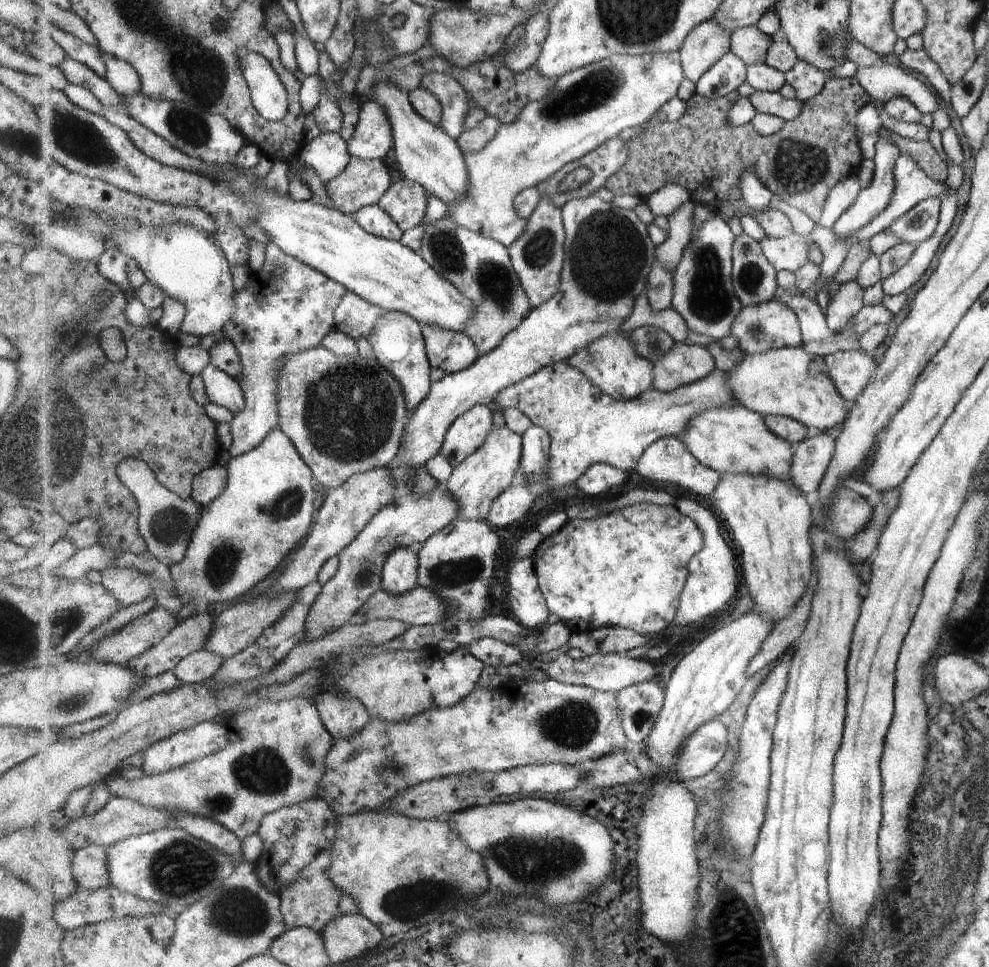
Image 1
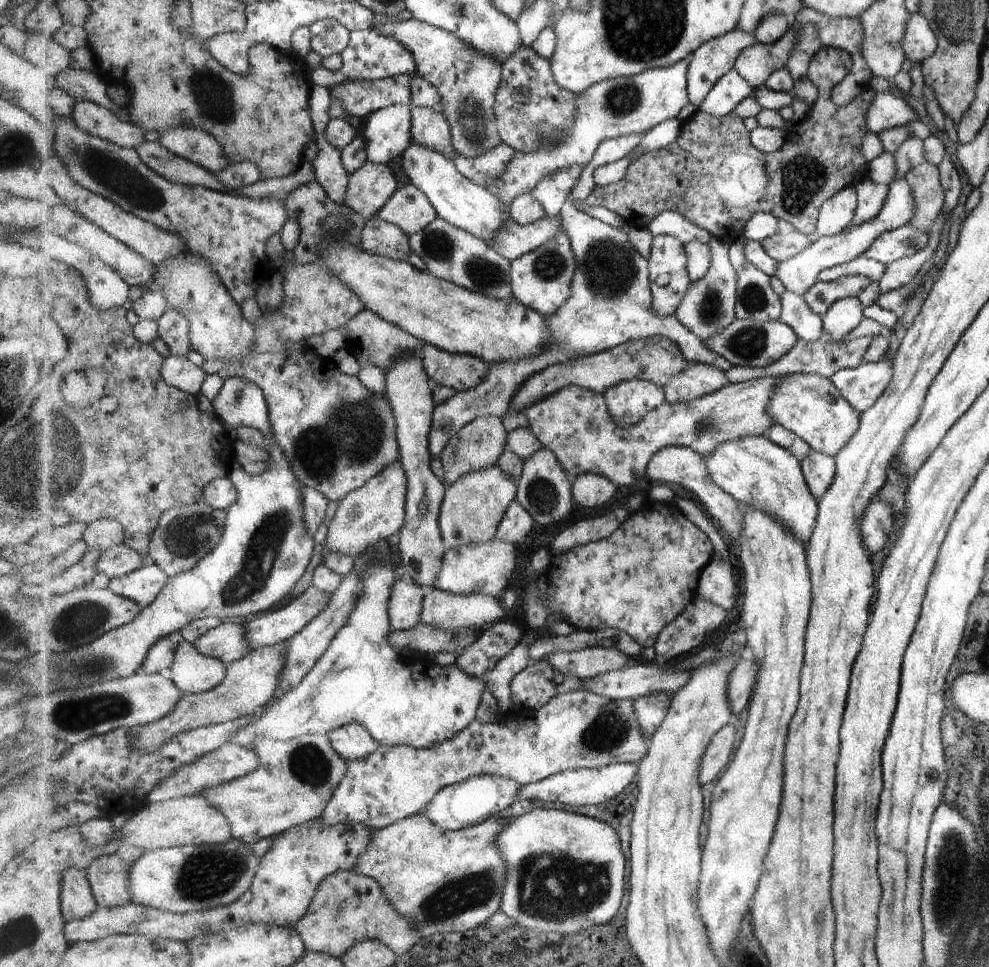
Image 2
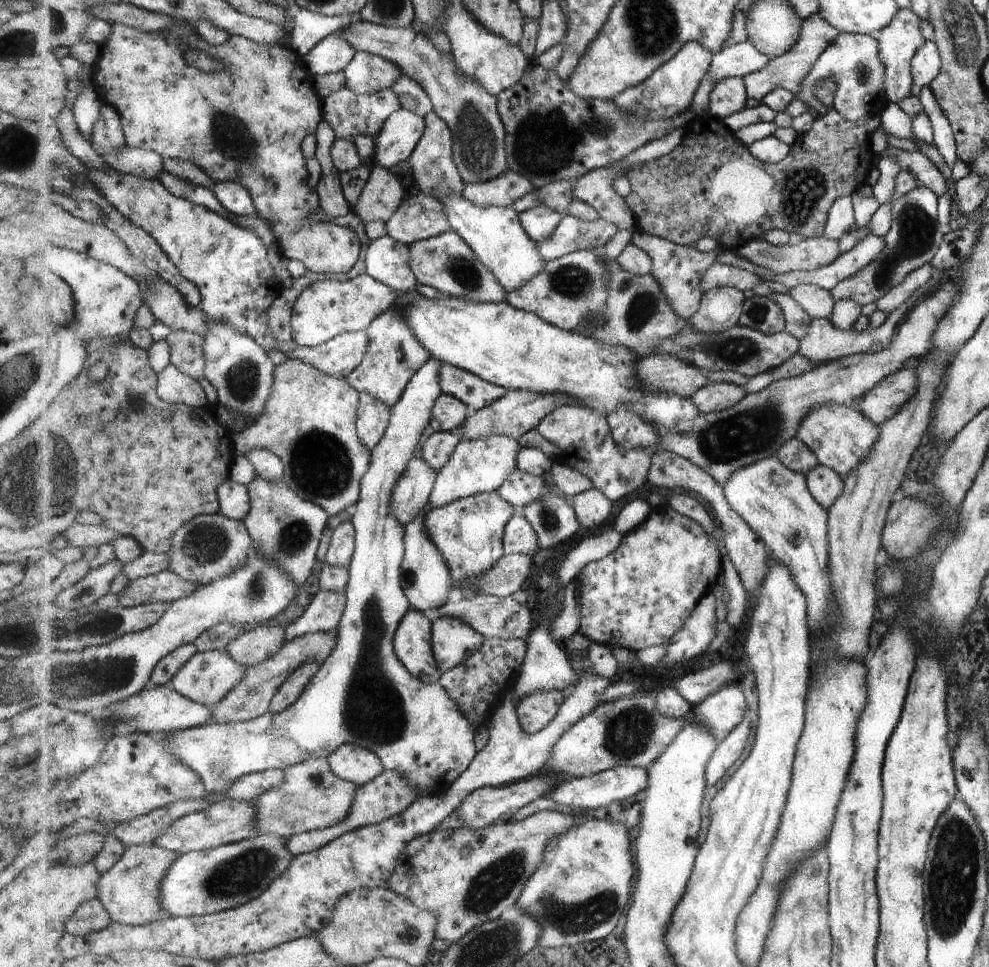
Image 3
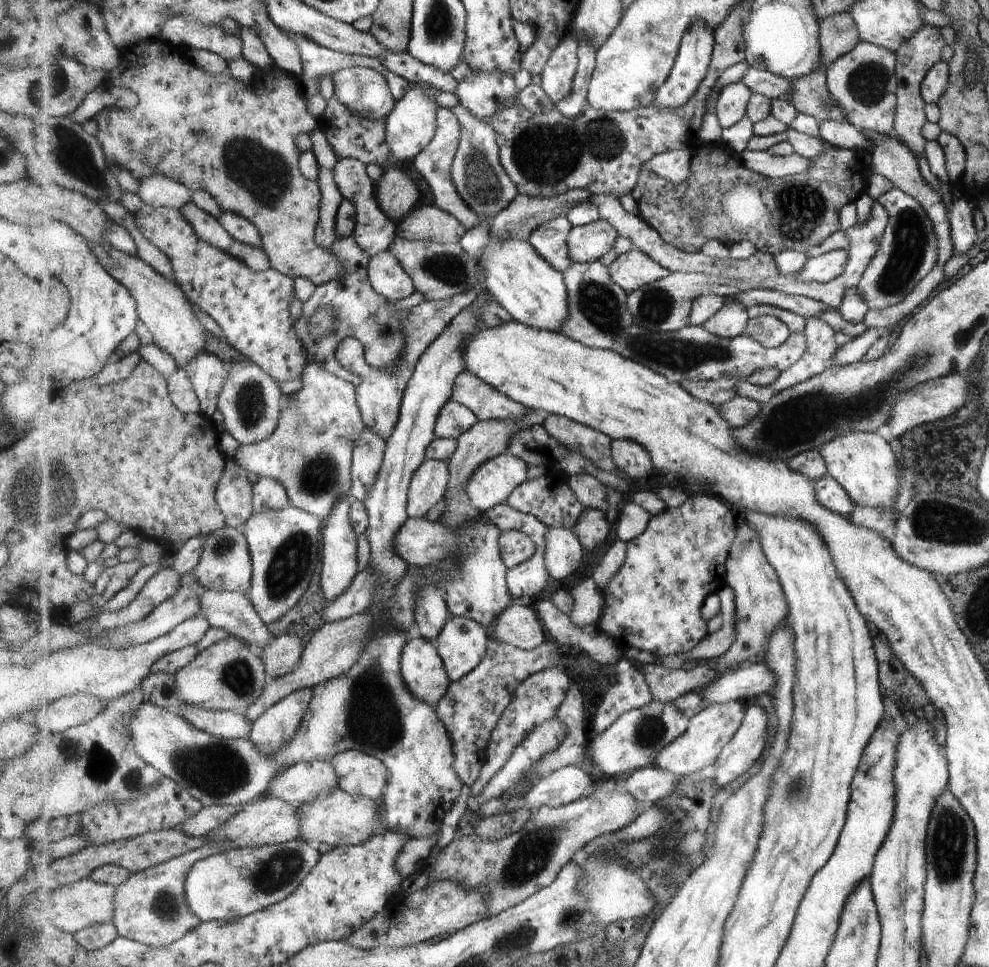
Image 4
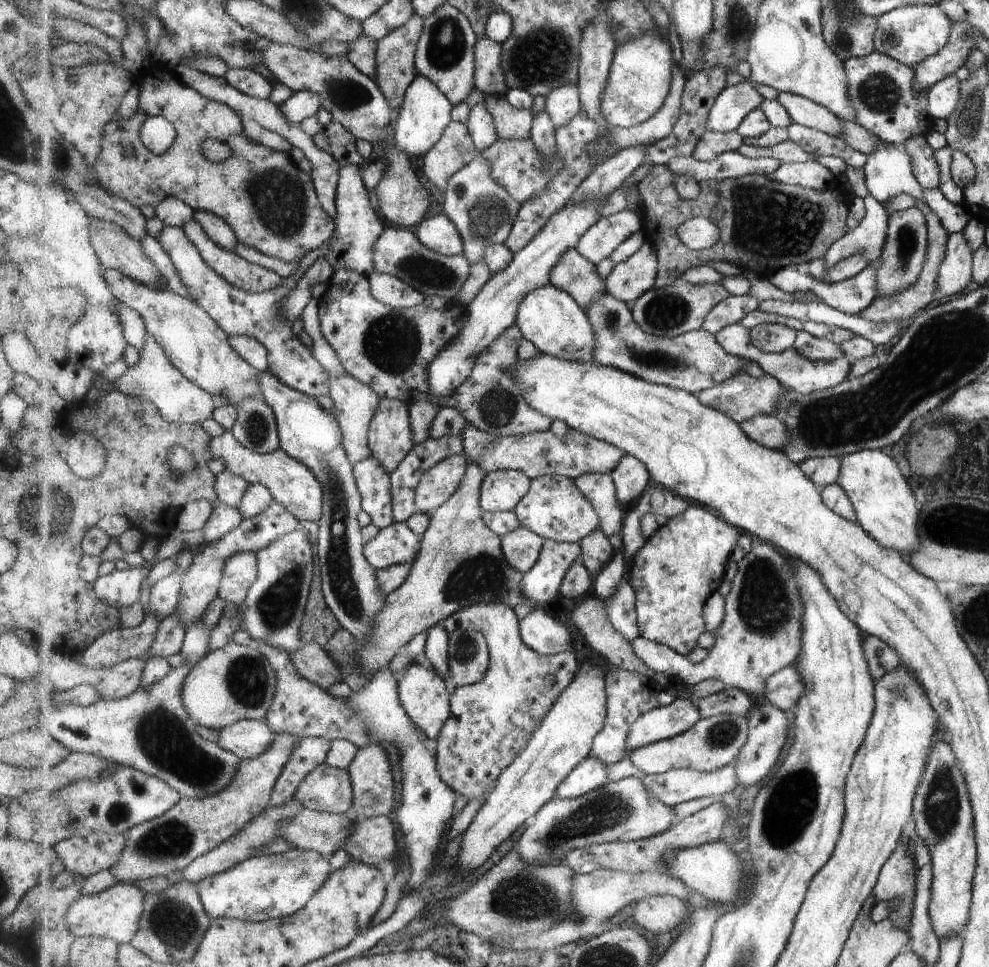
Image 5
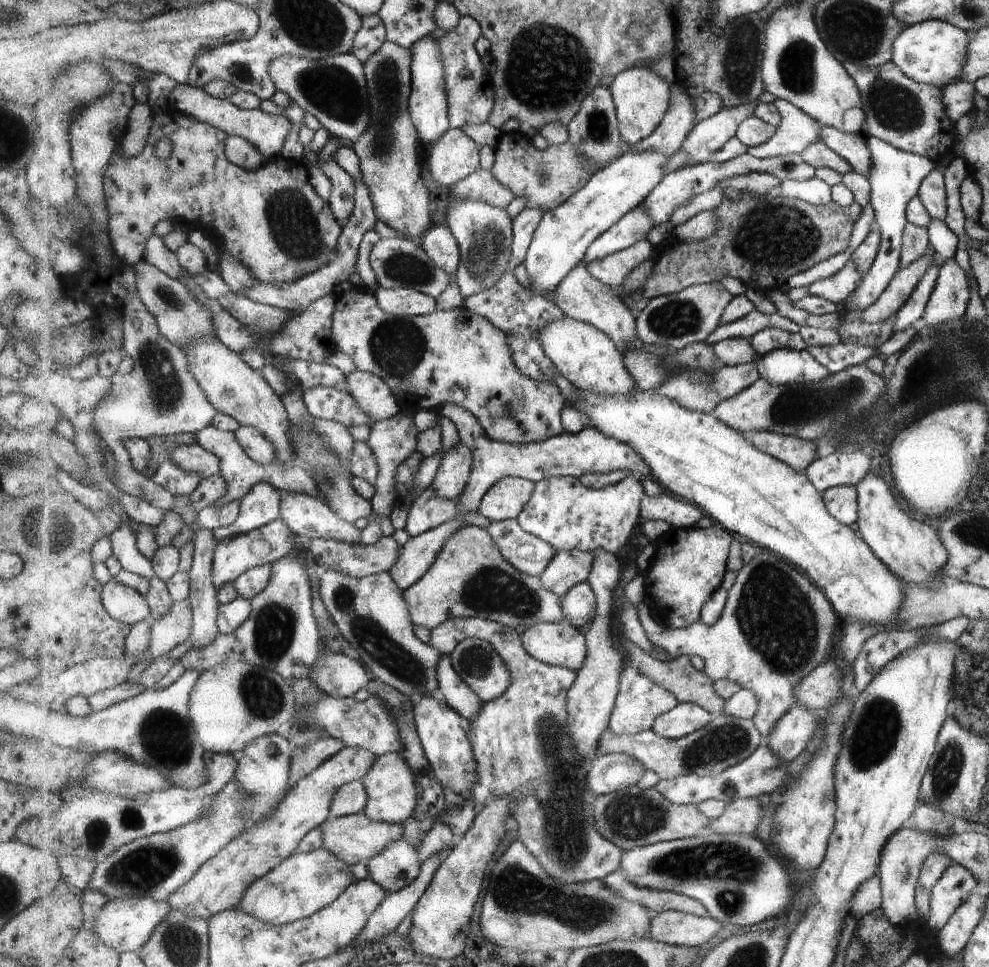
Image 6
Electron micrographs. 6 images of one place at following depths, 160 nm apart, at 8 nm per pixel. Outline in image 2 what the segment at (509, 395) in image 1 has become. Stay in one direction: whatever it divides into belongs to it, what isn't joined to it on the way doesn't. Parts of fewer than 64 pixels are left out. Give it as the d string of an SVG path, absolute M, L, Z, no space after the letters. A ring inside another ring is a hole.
M779 377L751 379L744 383L731 383L716 393L711 393L689 403L670 403L667 401L659 408L651 411L639 424L630 427L623 427L617 422L617 419L610 413L605 395L583 389L577 385L571 385L557 391L540 403L533 404L523 414L525 414L529 428L535 433L539 442L559 459L569 477L574 479L587 473L603 475L605 478L611 479L611 482L617 486L625 488L625 486L631 486L646 476L651 459L664 448L689 447L705 458L712 455L720 444L747 437L767 436L768 430L776 424L769 412L769 407L779 382Z

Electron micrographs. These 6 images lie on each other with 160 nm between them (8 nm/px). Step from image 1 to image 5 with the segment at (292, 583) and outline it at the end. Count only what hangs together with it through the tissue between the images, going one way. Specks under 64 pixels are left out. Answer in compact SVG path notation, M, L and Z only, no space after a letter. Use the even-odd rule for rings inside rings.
M453 455L423 473L415 495L419 513L431 514L459 490L467 474L468 458Z

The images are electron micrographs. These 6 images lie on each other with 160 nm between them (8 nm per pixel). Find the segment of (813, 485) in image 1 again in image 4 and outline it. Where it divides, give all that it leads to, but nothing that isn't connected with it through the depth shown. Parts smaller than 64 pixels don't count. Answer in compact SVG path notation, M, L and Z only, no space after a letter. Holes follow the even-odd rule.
M830 475L815 481L814 486L819 502L833 514L847 517L847 514L851 514L851 510L854 510L853 500Z

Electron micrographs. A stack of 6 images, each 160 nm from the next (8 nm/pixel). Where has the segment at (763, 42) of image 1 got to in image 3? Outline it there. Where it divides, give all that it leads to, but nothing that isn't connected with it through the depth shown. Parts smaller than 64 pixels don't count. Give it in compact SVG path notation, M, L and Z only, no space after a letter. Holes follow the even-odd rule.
M819 13L803 19L803 29L801 36L799 36L799 42L795 42L795 46L791 46L792 49L786 55L772 59L763 70L751 73L743 78L750 102L761 104L768 94L777 89L791 91L797 96L802 89L805 78L814 69L819 57L825 52L826 48L829 48L829 44L838 35L839 32L833 29L831 24Z

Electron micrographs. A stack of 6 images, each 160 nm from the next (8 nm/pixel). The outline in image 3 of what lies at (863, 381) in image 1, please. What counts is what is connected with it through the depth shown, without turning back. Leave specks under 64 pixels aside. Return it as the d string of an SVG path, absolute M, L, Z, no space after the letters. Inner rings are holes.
M907 361L900 371L888 374L857 402L857 410L877 427L889 420L916 391L917 362Z

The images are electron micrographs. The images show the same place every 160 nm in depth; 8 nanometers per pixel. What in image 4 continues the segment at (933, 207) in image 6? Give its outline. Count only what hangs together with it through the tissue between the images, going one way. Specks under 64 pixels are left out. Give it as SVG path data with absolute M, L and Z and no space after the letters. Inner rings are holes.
M923 24L911 38L899 44L899 49L893 52L895 58L895 109L894 109L894 129L890 132L889 137L901 142L905 148L913 154L923 154L923 144L925 140L921 137L921 128L925 124L923 113L923 100L919 94L919 84L923 80L923 74L929 66L935 64L935 60L941 57L941 50L945 46L944 38L941 34L927 24Z

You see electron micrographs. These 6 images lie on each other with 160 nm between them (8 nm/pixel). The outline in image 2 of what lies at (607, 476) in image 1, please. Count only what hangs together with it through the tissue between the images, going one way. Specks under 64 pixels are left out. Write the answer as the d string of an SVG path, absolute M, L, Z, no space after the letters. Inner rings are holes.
M587 473L573 479L572 493L576 506L585 510L601 508L613 500L617 485L603 475Z

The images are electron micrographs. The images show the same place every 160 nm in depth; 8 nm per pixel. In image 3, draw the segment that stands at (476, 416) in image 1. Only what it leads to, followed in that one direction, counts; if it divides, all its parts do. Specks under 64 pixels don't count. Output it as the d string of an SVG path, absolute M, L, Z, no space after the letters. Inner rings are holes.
M503 434L488 435L487 438L475 438L475 440L461 439L453 456L438 474L438 481L430 499L432 509L443 508L451 502L457 502L473 494L499 491L499 488L507 482L507 478L518 470L519 452L521 452L519 442Z

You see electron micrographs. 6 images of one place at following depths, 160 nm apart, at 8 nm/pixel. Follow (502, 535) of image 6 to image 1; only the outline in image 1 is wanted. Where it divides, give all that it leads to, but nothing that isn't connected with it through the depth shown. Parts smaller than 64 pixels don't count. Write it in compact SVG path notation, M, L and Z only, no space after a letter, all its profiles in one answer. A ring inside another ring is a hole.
M514 483L499 498L496 498L488 521L499 530L509 528L529 512L533 500L535 500L534 494L524 483Z

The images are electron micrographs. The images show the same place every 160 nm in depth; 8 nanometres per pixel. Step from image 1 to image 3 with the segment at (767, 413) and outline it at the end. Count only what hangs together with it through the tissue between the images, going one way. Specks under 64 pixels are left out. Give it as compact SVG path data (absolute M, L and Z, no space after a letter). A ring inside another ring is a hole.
M825 405L812 411L799 427L798 438L817 455L821 465L829 467L844 479L868 457L878 441L878 427L857 408L847 405Z

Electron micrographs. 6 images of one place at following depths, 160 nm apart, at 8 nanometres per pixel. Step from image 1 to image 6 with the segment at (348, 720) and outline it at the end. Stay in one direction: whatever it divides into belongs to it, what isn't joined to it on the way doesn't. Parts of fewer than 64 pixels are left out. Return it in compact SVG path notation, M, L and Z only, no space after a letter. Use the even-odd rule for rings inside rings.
M387 753L377 757L371 772L362 780L365 785L368 803L364 810L372 819L388 823L402 823L413 816L419 800L417 778L411 766L400 753Z

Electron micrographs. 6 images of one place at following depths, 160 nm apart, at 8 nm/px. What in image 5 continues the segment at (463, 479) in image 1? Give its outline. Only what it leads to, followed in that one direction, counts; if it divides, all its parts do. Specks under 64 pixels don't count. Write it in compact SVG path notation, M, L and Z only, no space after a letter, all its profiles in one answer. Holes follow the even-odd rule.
M393 523L380 529L364 546L367 560L376 570L413 562L422 548L422 539L407 523ZM483 603L478 604L459 612L453 614L448 619L442 620L440 626L444 627L449 634L454 633L457 629L463 630L476 630L481 632L481 634L486 635L488 642L488 647L490 648L490 667L485 675L485 678L482 679L480 683L477 684L468 684L465 686L452 686L451 696L449 696L449 702L451 705L451 718L446 722L446 725L443 727L441 734L435 744L435 751L437 751L437 764L438 771L443 779L443 782L447 783L447 786L450 786L457 798L464 798L467 803L473 799L479 799L482 795L485 795L489 790L492 790L495 786L495 783L498 781L498 778L501 776L501 773L504 770L507 770L515 759L521 754L527 746L527 743L530 741L532 735L536 733L542 720L551 712L552 706L555 704L555 701L561 696L561 693L564 690L569 688L569 685L574 681L574 678L577 676L577 670L580 670L581 662L577 661L577 658L574 658L574 651L564 651L558 655L553 656L542 656L538 652L535 652L531 647L528 647L526 643L523 642L522 634L520 631L520 621L517 620L517 614L513 609L506 603Z

